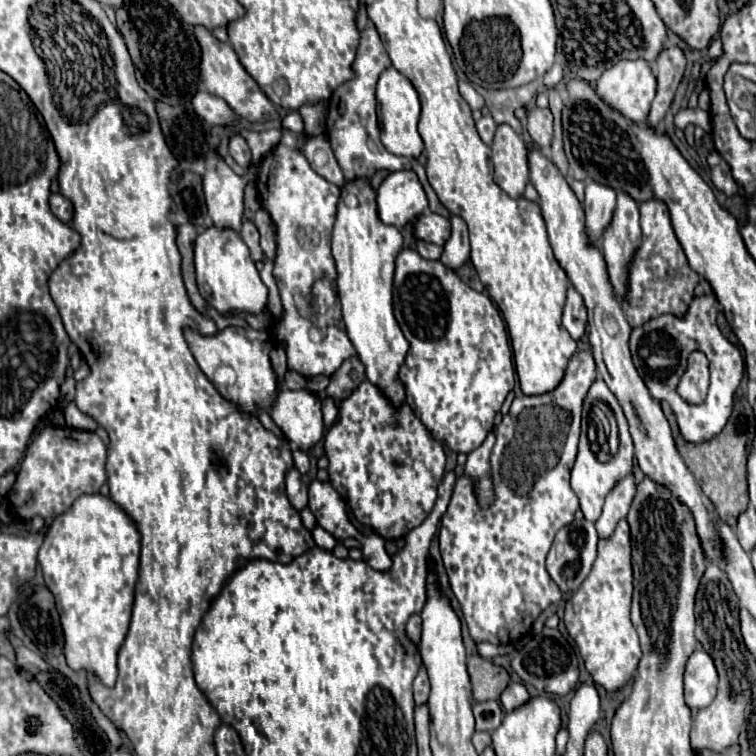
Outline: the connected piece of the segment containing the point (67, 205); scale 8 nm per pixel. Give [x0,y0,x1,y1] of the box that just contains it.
[50,194,74,222]

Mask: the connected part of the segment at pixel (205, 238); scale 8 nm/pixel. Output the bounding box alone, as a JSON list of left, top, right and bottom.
[194,226,268,314]

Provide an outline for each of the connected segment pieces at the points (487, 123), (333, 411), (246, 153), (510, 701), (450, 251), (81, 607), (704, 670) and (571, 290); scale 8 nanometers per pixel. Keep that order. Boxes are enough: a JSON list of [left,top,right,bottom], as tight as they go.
[[476,116,496,144],[322,396,338,426],[228,136,250,166],[500,684,530,712],[440,216,470,268],[38,494,140,686],[684,648,718,710],[562,284,588,340]]

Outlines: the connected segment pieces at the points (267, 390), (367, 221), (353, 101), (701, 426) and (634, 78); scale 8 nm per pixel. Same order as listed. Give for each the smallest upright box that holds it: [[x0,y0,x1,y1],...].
[[184,326,276,412],[332,180,410,408],[326,22,406,180],[630,294,744,442],[596,60,656,122]]

